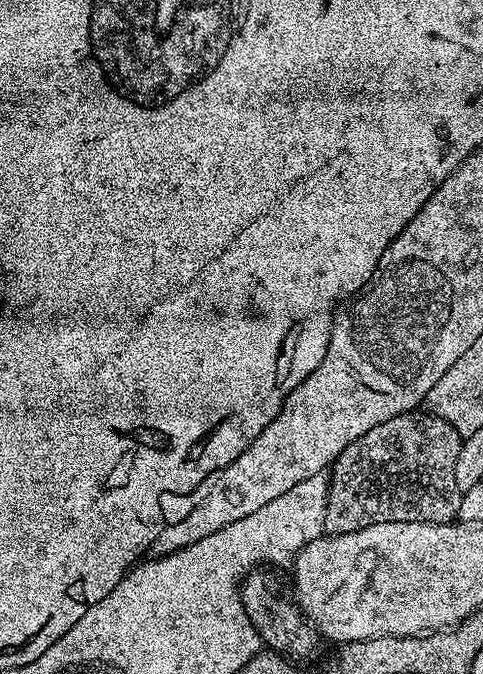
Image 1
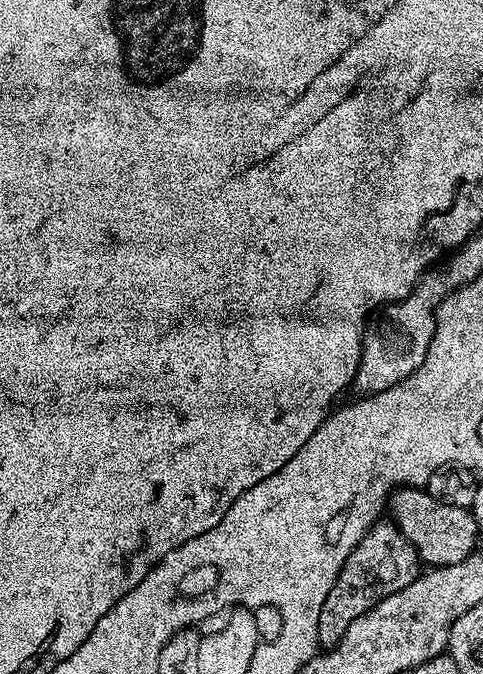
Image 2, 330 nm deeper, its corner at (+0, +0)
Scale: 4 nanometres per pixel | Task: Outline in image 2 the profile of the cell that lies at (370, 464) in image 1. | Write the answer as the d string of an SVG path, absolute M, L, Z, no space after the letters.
M384 523L373 524L362 542L354 546L334 586L330 586L330 594L326 594L326 602L322 602L322 614L318 614L318 638L325 649L336 647L354 618L366 614L366 610L382 602L382 598L390 598L390 594L406 590L406 586L410 586L410 582L420 576L422 561L416 547L400 533L395 523Z

